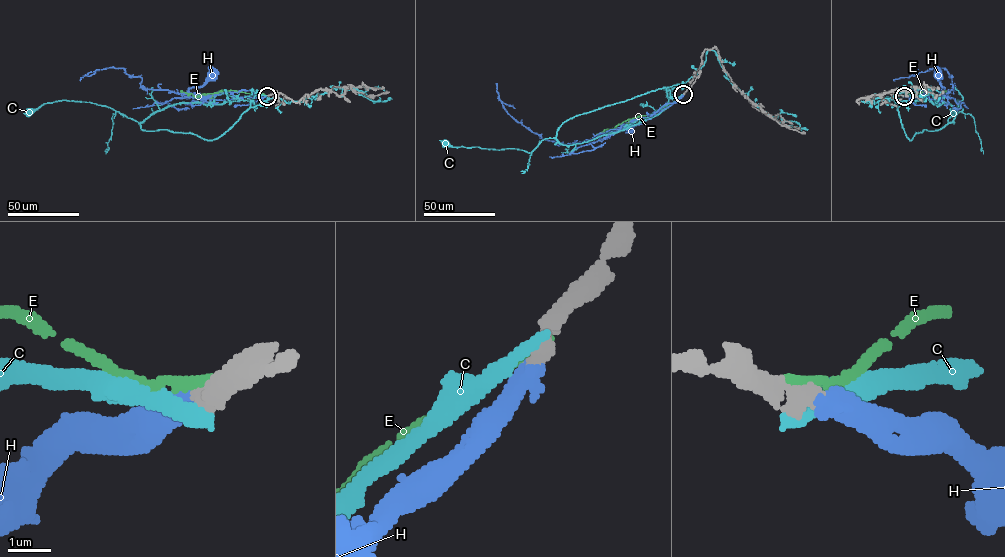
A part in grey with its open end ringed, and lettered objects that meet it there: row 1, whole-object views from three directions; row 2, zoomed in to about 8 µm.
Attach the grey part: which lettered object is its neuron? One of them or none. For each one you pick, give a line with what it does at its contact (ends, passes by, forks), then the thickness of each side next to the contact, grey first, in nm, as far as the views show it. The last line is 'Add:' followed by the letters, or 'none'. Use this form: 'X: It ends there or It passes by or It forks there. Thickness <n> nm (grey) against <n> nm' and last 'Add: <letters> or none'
H: It ends there. Thickness 440 nm (grey) against 500 nm
Add: H

